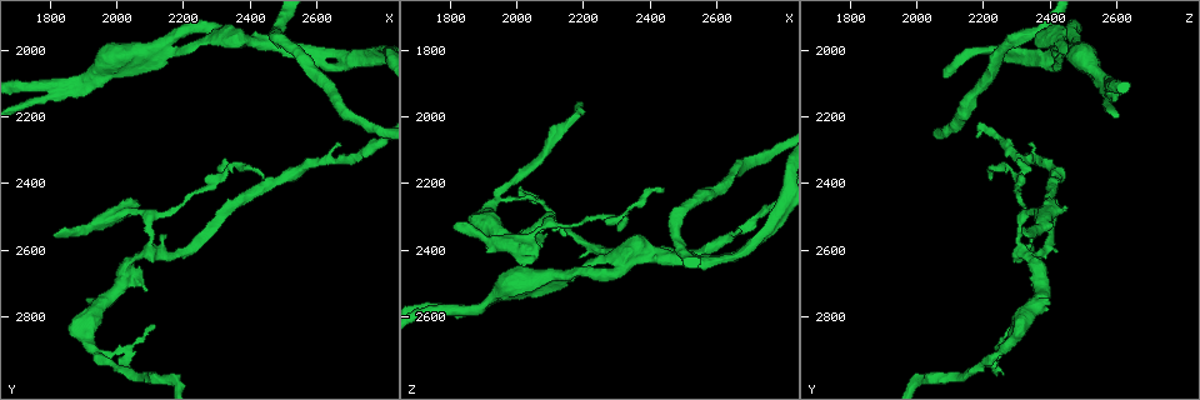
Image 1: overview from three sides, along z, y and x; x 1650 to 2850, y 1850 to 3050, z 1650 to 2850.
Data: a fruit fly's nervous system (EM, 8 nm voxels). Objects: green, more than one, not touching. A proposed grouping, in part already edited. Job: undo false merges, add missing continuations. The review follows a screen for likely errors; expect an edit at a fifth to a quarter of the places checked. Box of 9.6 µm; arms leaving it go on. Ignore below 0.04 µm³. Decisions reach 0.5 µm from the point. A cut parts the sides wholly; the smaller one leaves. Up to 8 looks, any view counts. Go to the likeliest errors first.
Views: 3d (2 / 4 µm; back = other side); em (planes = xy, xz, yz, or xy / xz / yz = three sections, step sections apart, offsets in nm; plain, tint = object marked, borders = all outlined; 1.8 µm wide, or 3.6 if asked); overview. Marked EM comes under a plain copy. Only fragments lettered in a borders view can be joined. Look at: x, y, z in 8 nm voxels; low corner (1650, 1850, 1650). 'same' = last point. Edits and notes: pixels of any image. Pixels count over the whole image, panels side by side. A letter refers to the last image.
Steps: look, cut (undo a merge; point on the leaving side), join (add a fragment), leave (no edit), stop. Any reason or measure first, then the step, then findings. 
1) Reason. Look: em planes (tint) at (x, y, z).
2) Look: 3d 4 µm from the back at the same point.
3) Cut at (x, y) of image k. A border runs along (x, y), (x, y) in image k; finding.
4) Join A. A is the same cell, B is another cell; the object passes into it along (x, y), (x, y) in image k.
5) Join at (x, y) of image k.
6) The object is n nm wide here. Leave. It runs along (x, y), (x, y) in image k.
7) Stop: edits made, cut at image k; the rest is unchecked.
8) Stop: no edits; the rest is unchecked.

Narrows sharply. Look: 3d 2 µm at (2100, 2600, 2320).

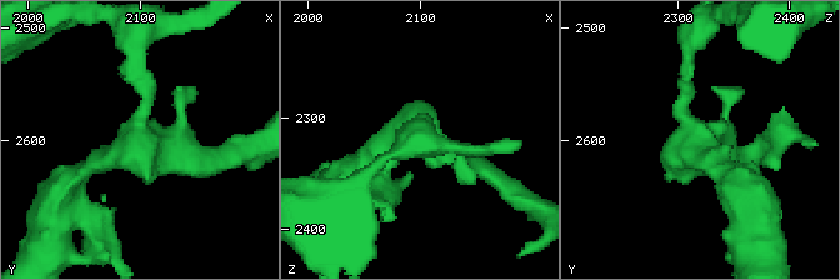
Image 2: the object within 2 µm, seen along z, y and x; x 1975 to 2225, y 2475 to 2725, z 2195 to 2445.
Need the tissue. Look: em planes (tint) at (2096, 2612, 2318).

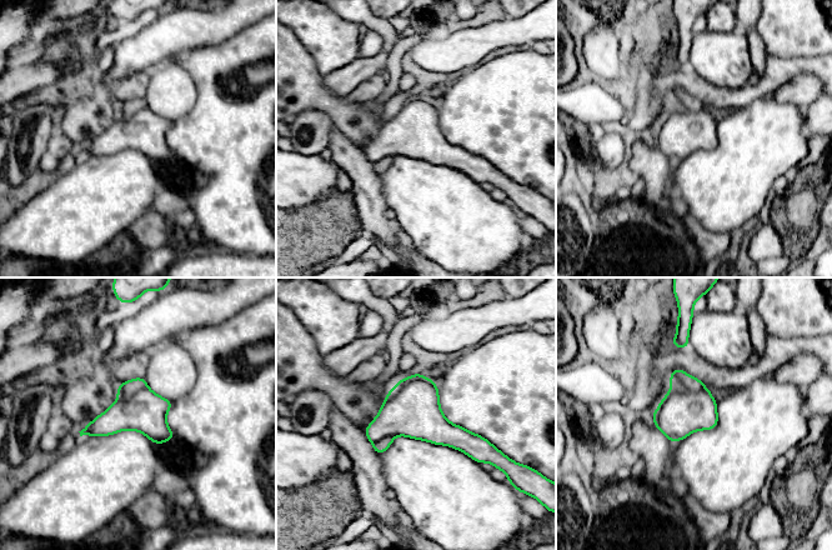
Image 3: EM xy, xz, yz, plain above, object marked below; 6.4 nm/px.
Look: em planes (borders) at the same point.

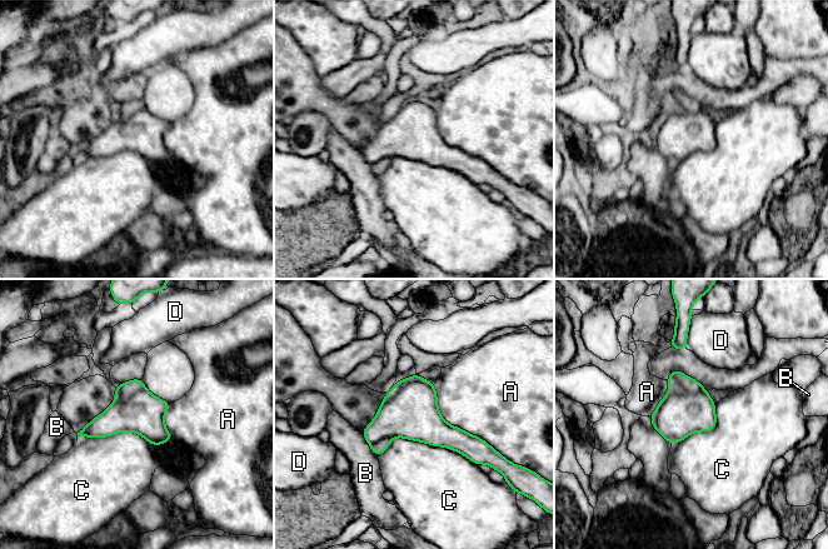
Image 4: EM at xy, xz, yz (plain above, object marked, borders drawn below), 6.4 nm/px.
Cut at (677, 379) of image 4. A, B, C and D are other cells; a border runs along (671, 387), (689, 393), (703, 389) in image 4; two neurons meet here.

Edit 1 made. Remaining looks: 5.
Look: overview.

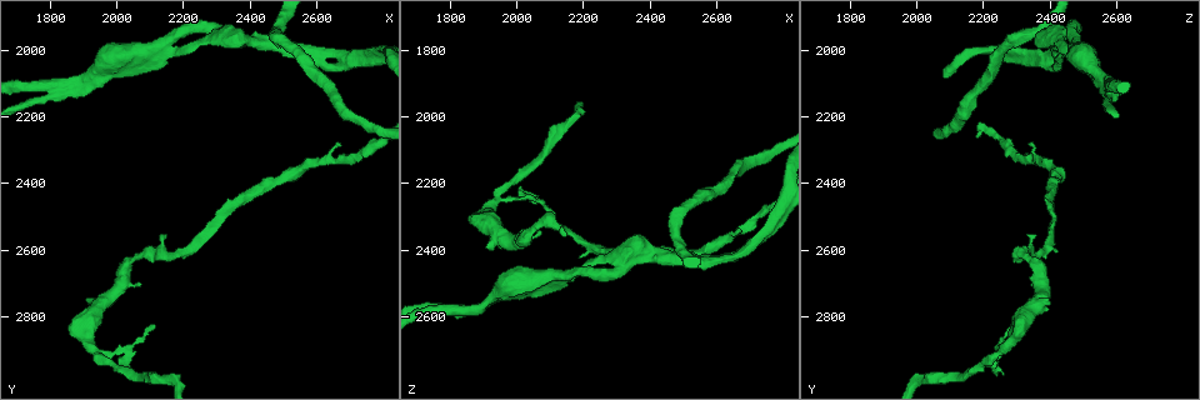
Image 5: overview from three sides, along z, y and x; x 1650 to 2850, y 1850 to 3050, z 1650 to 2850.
Look: 3d 2 µm at (2640, 2060, 2420).

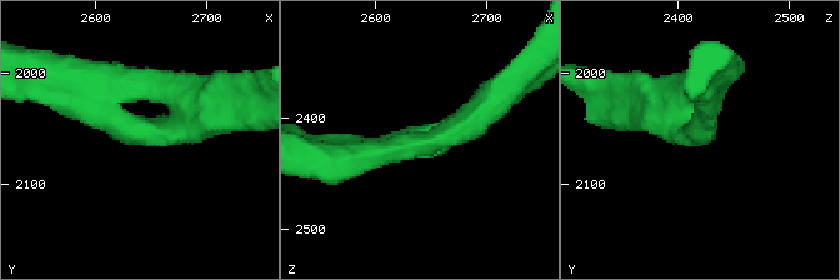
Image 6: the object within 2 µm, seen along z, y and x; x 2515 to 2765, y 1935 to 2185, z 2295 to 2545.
Look: em xy step 8 (tint) at (2632, 2062, 2420).

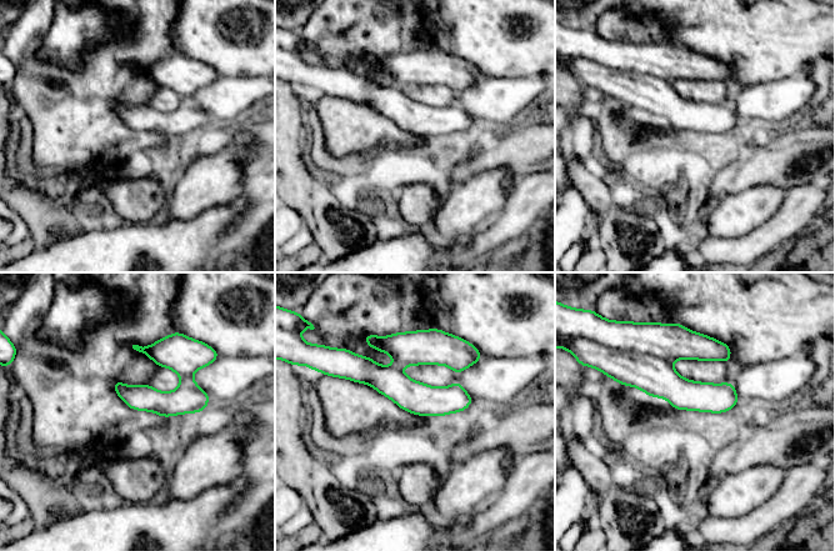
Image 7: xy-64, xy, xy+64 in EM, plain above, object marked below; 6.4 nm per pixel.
Cut it another way. Look: em planes (borders) at the same point.

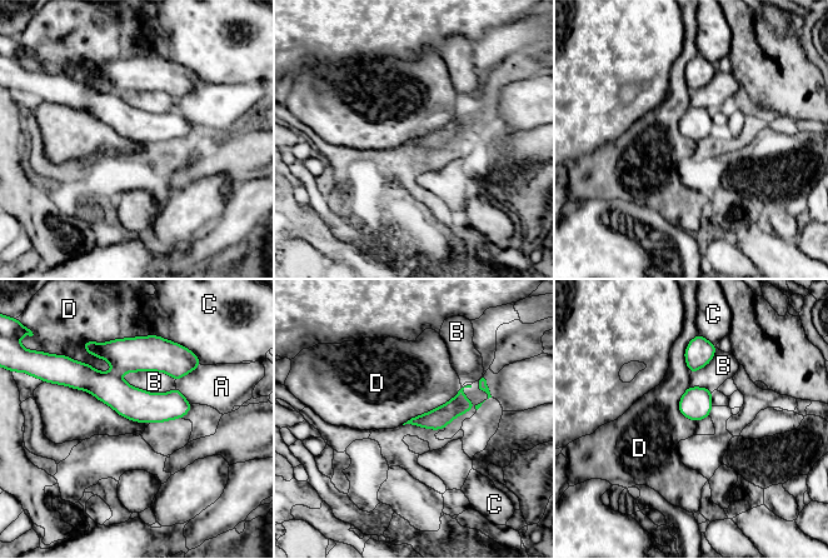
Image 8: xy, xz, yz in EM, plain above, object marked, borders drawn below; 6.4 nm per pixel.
Leave. A, B, C and D are other cells; a border runs along (55, 383), (88, 390), (144, 423) in image 8; no lettered fragment goes on from it.

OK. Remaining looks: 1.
Stop: edits made, cut at image 4; the rest is unchecked.

